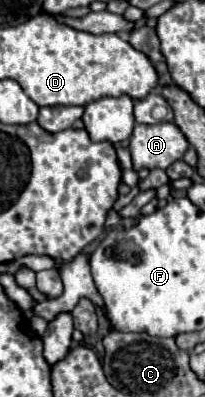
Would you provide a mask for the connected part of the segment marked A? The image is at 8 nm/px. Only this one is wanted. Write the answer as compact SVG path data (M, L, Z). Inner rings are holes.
M159 122L159 124L135 124L129 152L133 170L165 170L173 162L181 160L185 150L189 148L185 136L173 122Z

